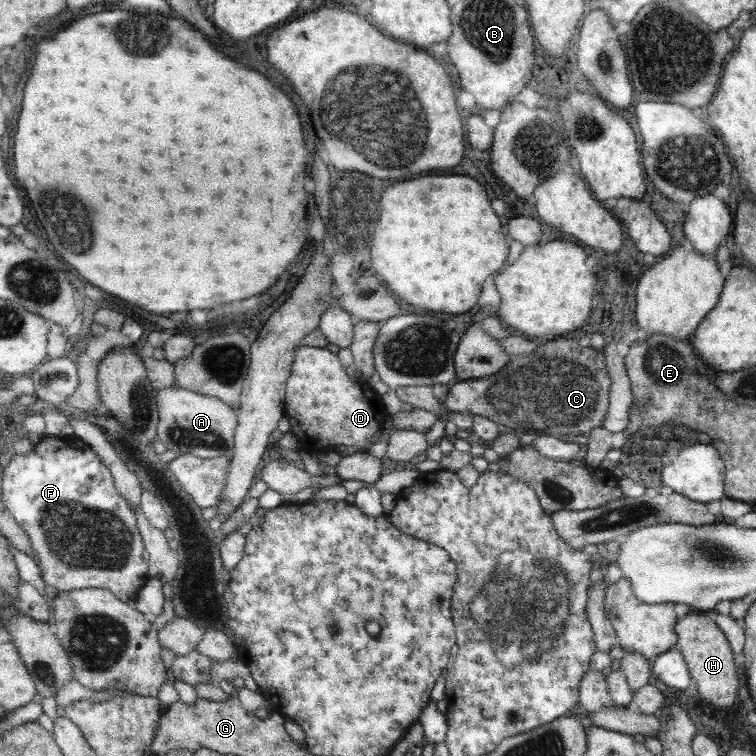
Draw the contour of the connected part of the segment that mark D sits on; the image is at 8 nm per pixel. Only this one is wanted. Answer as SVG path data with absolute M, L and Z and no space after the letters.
M303 344L298 347L291 377L287 381L286 416L291 426L289 432L299 441L299 450L319 454L335 450L338 445L344 445L362 448L363 452L368 452L370 440L382 430L386 418L382 400L370 388L366 386L366 382L352 382L352 377L343 368L337 354L330 350Z

